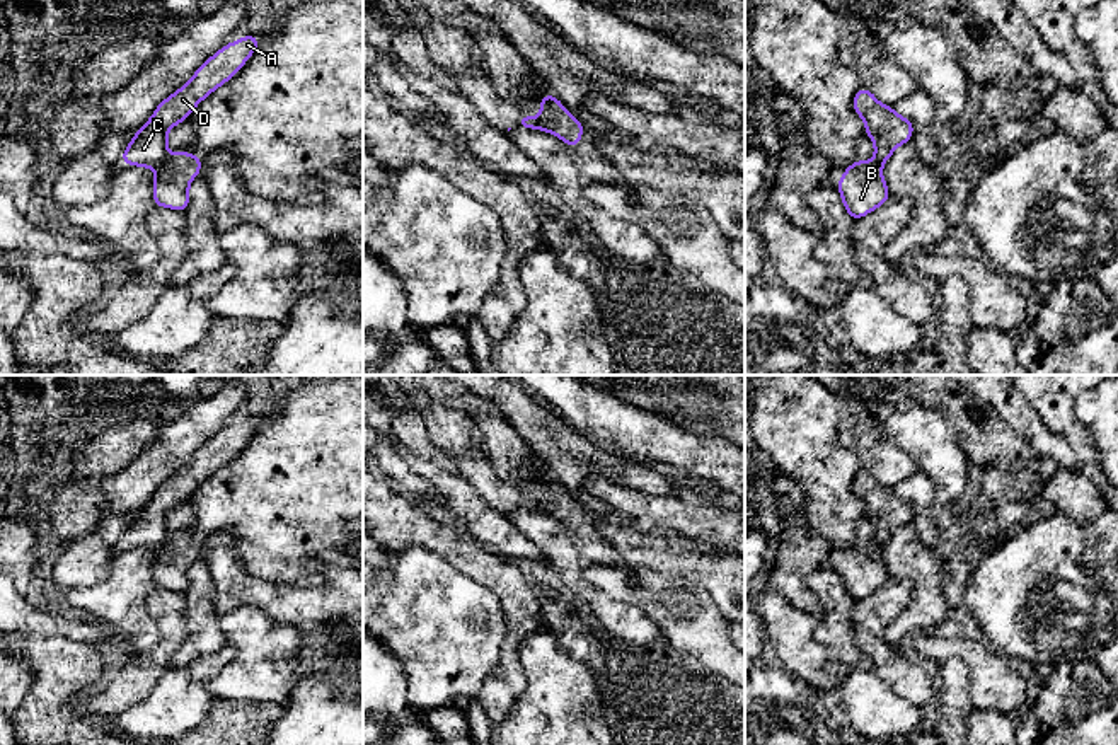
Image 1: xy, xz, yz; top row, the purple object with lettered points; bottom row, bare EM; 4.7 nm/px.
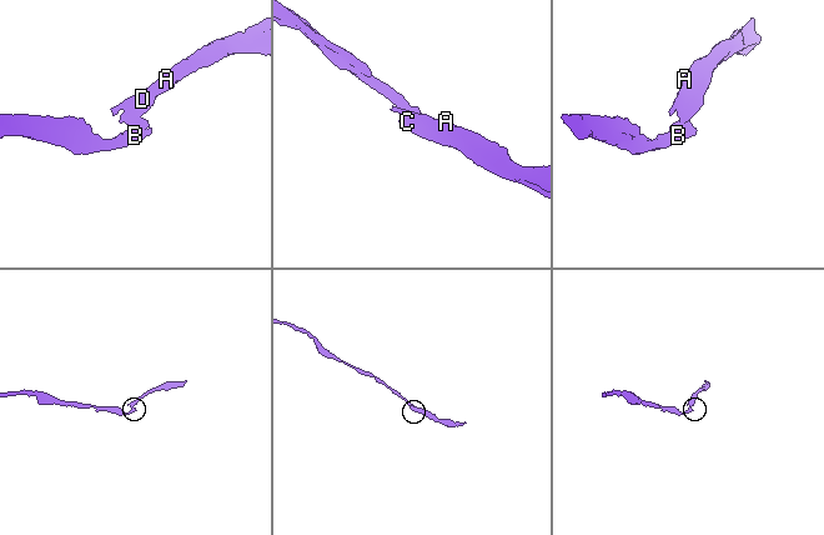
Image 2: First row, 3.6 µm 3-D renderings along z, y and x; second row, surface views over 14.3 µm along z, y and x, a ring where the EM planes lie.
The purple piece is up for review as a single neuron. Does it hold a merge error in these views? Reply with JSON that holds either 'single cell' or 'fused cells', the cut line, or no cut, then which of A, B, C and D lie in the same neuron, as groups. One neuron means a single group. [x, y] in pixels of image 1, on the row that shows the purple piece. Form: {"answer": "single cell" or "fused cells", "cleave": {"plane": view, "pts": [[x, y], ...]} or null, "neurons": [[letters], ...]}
{"answer": "fused cells", "cleave": {"plane": "xy", "pts": [[167, 159], [157, 169]]}, "neurons": [["A", "C", "D"], ["B"]]}

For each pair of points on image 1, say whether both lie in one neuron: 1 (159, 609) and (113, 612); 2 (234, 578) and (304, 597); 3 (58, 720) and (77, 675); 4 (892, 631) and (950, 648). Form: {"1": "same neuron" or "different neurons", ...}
{"1": "different neurons", "2": "same neuron", "3": "same neuron", "4": "different neurons"}

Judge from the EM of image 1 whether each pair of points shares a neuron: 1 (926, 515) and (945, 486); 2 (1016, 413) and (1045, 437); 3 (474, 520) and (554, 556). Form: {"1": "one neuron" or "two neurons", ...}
{"1": "two neurons", "2": "one neuron", "3": "two neurons"}

